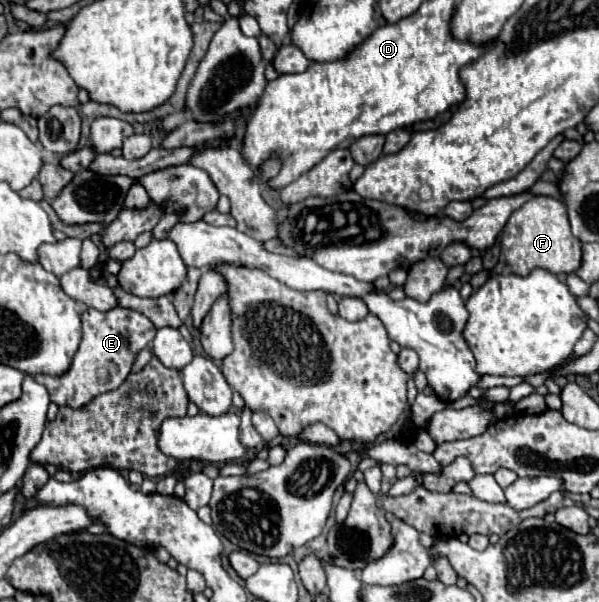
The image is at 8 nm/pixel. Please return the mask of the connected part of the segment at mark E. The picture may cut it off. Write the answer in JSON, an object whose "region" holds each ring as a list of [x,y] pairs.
{"region":[[[119,306],[109,312],[87,308],[81,316],[81,322],[83,322],[83,340],[71,362],[71,368],[61,376],[35,375],[35,380],[49,390],[51,402],[55,402],[57,406],[79,408],[81,404],[87,404],[95,396],[119,388],[129,376],[139,352],[153,342],[157,332],[157,328],[151,324],[149,318]]]}

